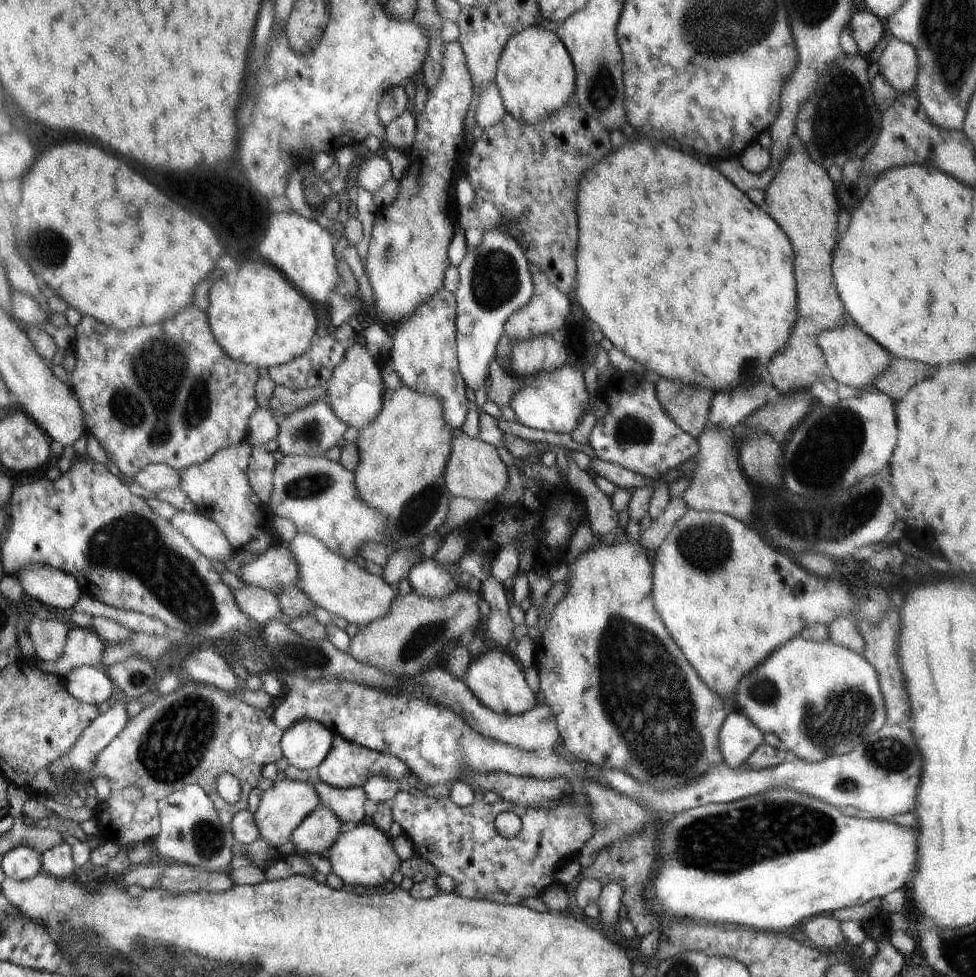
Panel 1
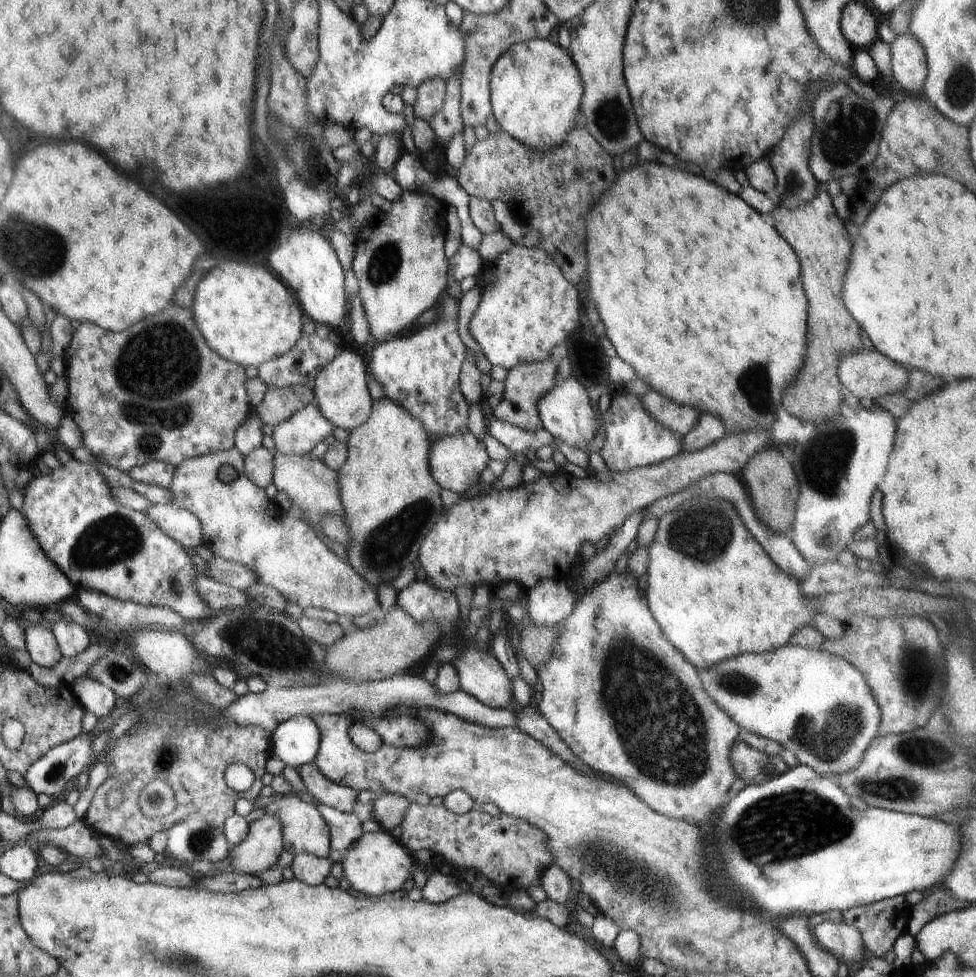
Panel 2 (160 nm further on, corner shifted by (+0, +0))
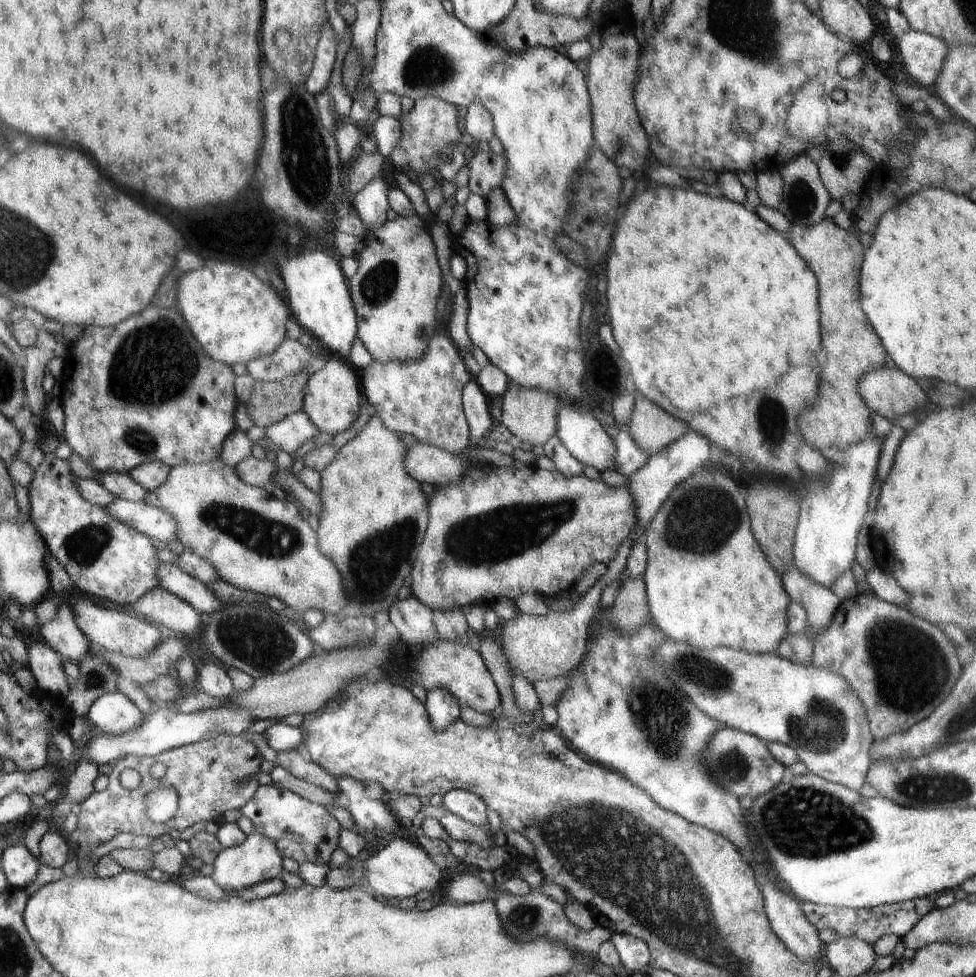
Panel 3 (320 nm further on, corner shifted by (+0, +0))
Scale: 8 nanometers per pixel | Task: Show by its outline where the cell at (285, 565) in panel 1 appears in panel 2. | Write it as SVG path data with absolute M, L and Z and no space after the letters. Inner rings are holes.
M214 557L206 562L206 566L208 566L209 578L219 584L226 584L226 586L232 586L232 588L242 591L258 584L254 570L250 570L248 566L244 566L240 562L229 562Z

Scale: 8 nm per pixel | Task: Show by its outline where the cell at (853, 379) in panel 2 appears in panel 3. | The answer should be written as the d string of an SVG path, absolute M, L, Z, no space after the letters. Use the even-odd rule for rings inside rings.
M886 366L866 372L858 380L858 394L871 412L889 422L928 404L928 396L912 376Z

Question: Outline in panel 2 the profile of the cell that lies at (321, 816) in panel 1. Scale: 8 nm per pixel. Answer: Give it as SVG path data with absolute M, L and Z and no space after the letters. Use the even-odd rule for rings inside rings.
M263 786L261 794L254 804L258 806L258 809L265 810L266 814L272 814L274 818L278 818L278 822L282 826L282 834L284 834L284 851L293 857L303 853L309 853L319 858L330 856L330 830L326 820L322 818L322 814L312 801L306 797L300 799L296 796L278 796L271 786Z

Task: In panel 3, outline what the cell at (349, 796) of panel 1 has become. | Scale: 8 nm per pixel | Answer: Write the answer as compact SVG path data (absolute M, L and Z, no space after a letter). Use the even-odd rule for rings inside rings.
M296 750L290 752L278 752L276 756L276 764L290 772L292 776L304 780L312 786L318 786L334 796L341 796L340 786L337 780L330 776L326 770L323 770L318 764L308 762L298 754Z

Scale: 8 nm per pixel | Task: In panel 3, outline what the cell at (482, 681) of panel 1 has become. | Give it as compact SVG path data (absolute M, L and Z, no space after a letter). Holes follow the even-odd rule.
M437 641L426 647L418 660L408 667L406 684L413 686L421 684L427 692L434 688L444 688L448 690L454 698L458 700L459 706L468 706L478 712L485 714L498 712L501 707L501 700L496 684L485 668L483 659L479 652L474 652L472 648L462 641Z

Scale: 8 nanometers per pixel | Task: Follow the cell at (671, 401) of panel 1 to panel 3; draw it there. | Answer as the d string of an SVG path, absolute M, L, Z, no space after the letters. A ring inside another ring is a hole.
M638 396L629 423L630 435L636 446L649 456L658 454L662 448L685 436L689 426L673 418L648 398Z

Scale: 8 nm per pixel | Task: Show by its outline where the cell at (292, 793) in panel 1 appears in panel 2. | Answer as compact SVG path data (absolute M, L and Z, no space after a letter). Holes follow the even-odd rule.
M266 814L250 822L248 838L229 852L229 870L252 875L278 863L284 850L284 834L278 818Z

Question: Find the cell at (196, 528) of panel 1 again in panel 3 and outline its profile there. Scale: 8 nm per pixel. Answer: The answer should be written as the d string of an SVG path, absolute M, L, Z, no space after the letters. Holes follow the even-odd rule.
M116 499L116 502L105 508L112 518L152 538L152 541L160 540L166 544L178 540L176 518L162 508L154 507L148 502L134 503L125 499Z

